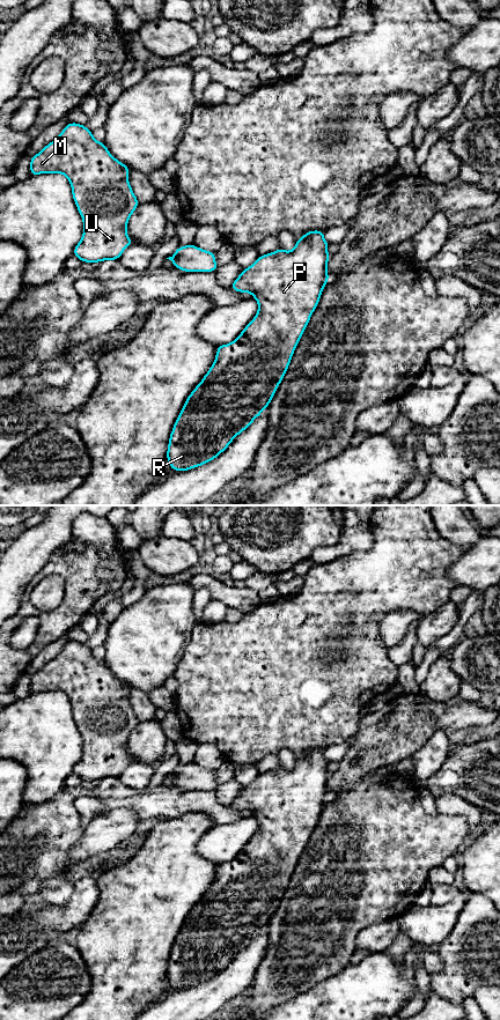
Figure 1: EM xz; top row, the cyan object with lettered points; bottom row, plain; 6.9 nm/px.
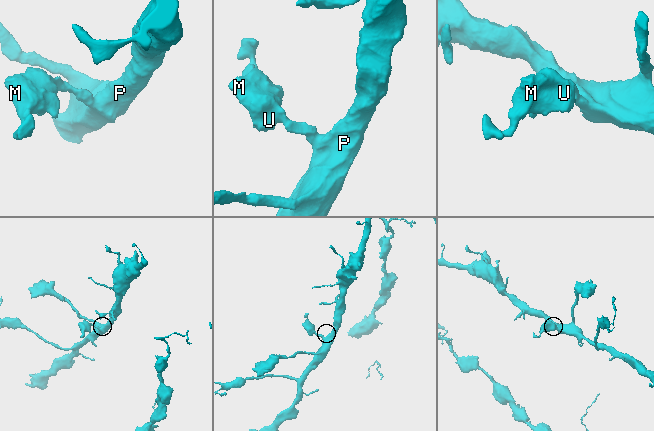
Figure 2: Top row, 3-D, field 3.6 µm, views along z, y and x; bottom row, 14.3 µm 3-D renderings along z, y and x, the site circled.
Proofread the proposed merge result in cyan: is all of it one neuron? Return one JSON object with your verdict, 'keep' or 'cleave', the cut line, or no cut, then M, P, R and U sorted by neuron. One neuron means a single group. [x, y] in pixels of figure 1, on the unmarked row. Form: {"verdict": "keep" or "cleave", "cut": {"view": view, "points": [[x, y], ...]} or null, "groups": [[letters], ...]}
{"verdict": "keep", "cut": null, "groups": [["M", "P", "R", "U"]]}

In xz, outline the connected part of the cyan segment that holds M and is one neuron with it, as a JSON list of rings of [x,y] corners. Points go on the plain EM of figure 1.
[[[68,641],[62,650],[38,672],[30,677],[30,692],[61,692],[65,693],[72,704],[72,715],[83,739],[83,753],[73,768],[73,774],[82,781],[101,781],[103,778],[118,778],[123,769],[133,762],[127,754],[126,746],[132,731],[139,724],[139,719],[128,701],[131,686],[115,677],[104,660],[96,659],[93,650],[84,643]]]

